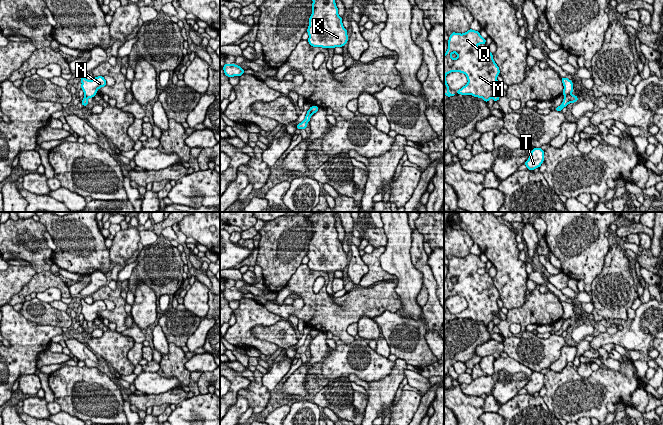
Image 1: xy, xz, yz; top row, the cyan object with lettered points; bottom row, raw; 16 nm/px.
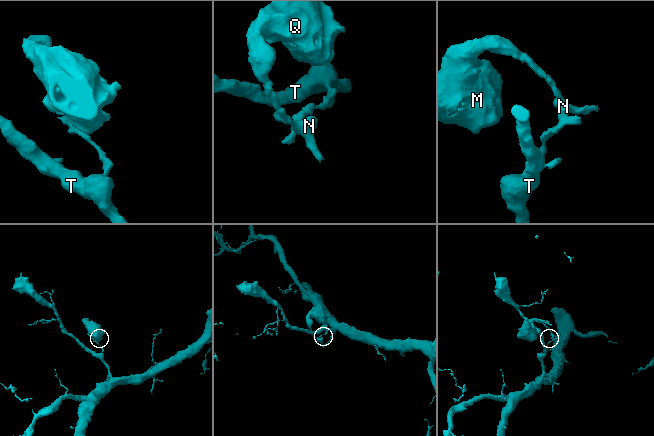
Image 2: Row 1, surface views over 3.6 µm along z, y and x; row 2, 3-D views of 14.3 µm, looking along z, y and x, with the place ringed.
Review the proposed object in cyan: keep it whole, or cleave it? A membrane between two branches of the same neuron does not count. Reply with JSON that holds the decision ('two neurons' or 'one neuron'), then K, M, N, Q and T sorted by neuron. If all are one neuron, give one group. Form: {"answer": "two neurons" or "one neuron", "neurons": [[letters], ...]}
{"answer": "two neurons", "neurons": [["K", "M", "N", "Q"], ["T"]]}

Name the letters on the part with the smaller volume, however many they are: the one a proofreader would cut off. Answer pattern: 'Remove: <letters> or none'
Remove: K, M, N, Q

